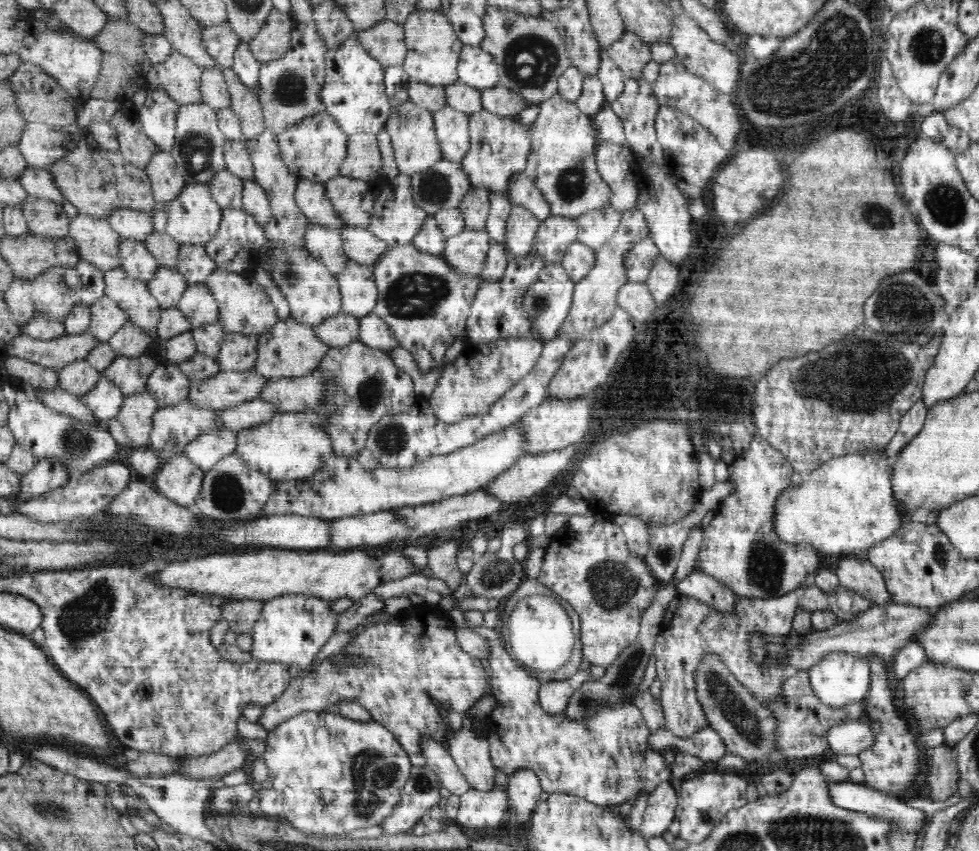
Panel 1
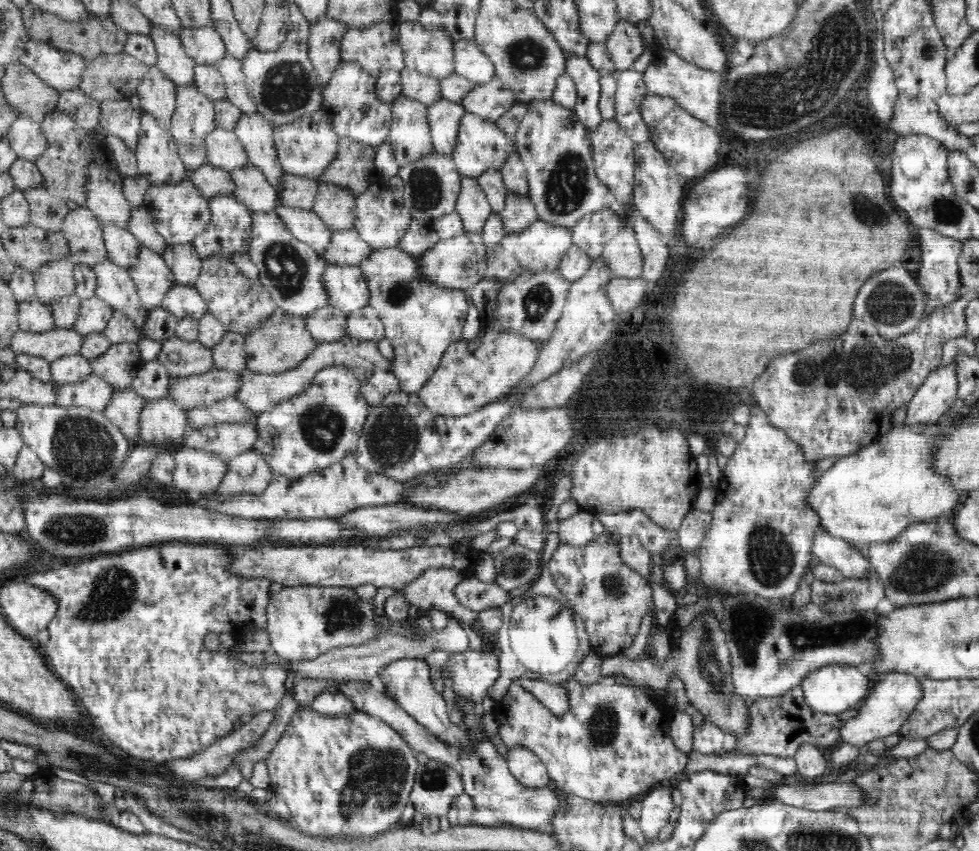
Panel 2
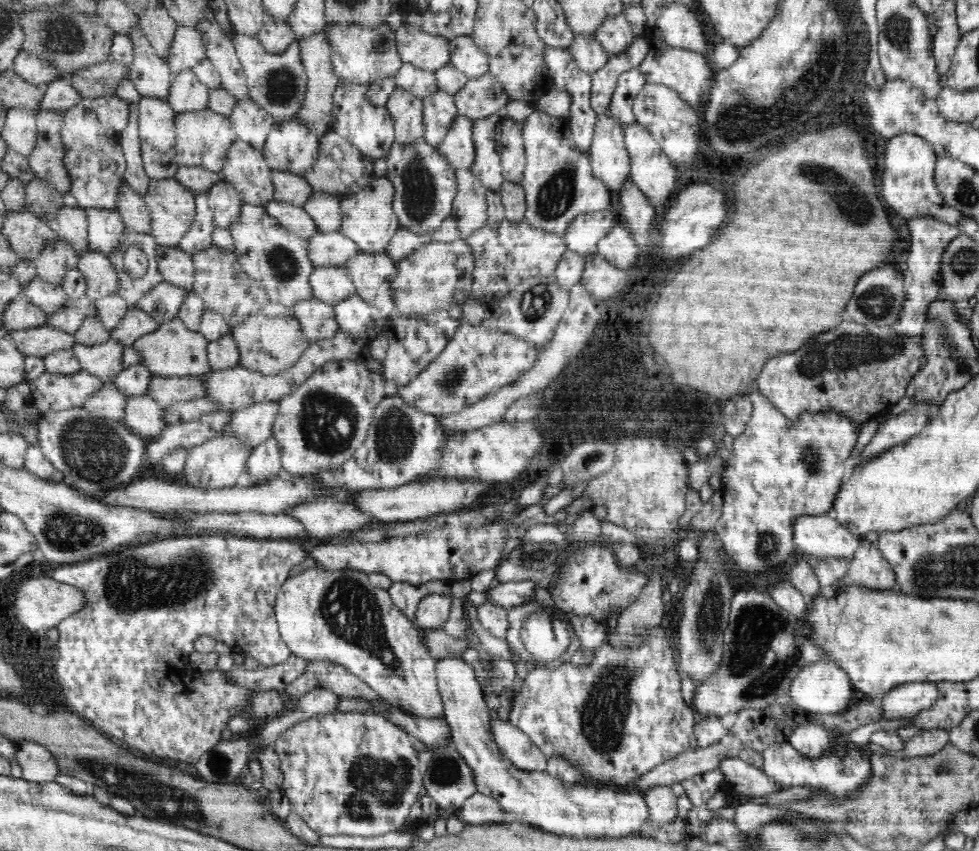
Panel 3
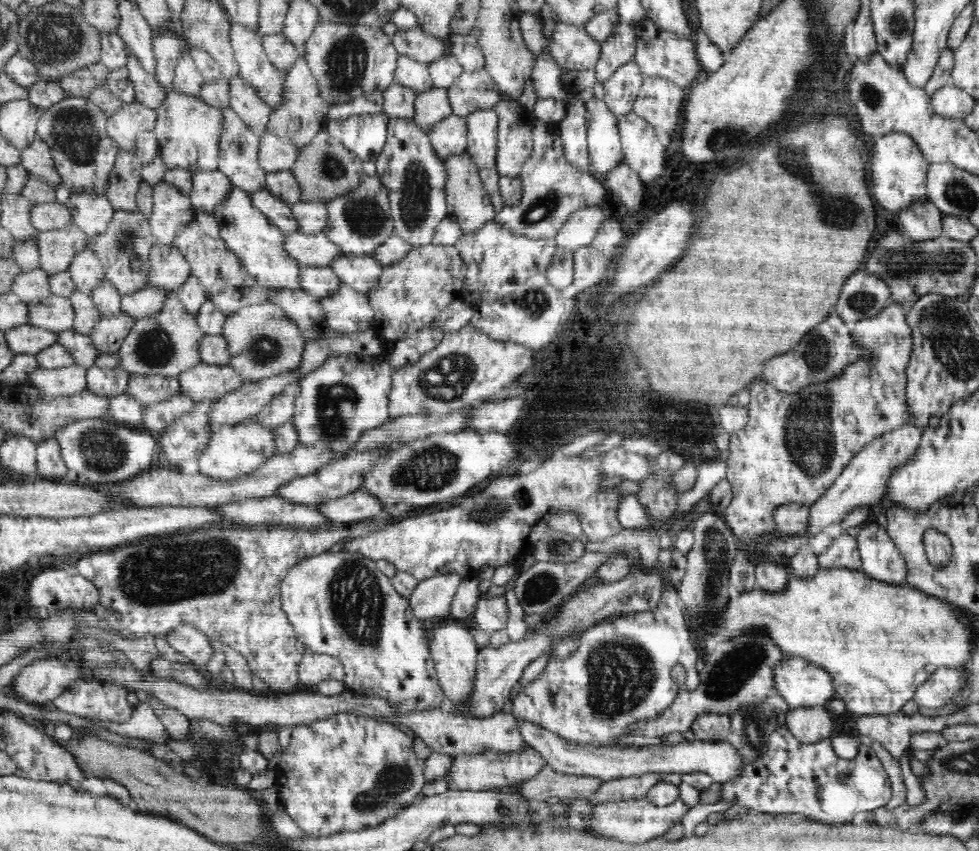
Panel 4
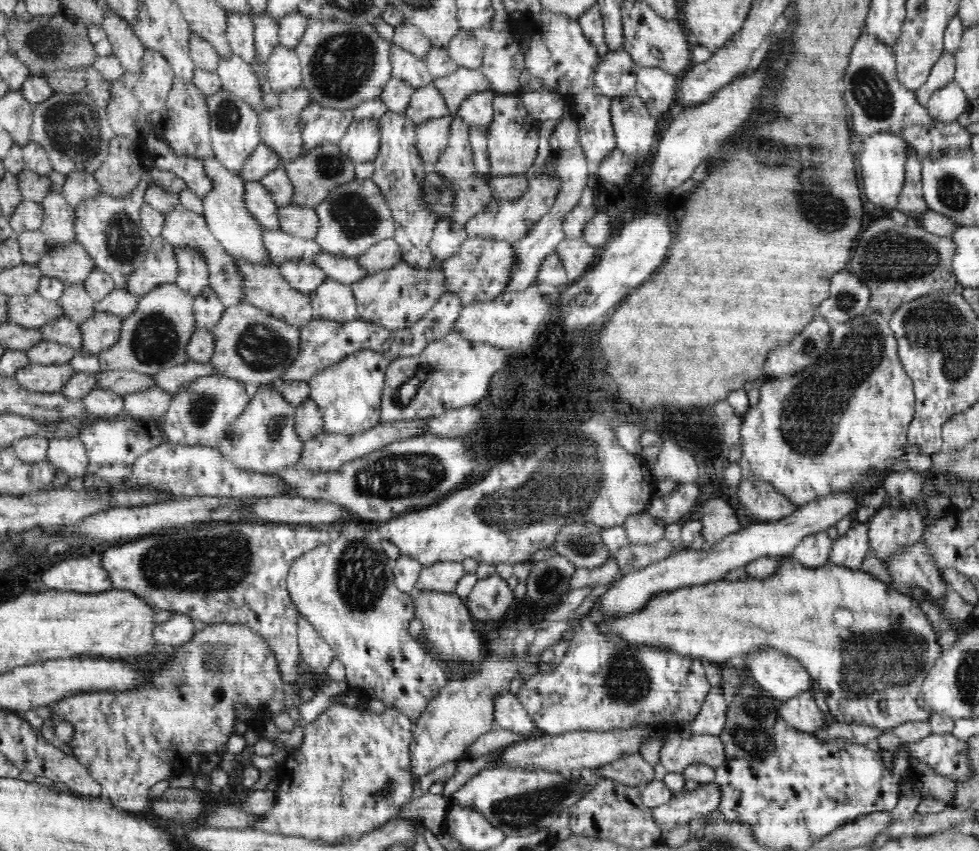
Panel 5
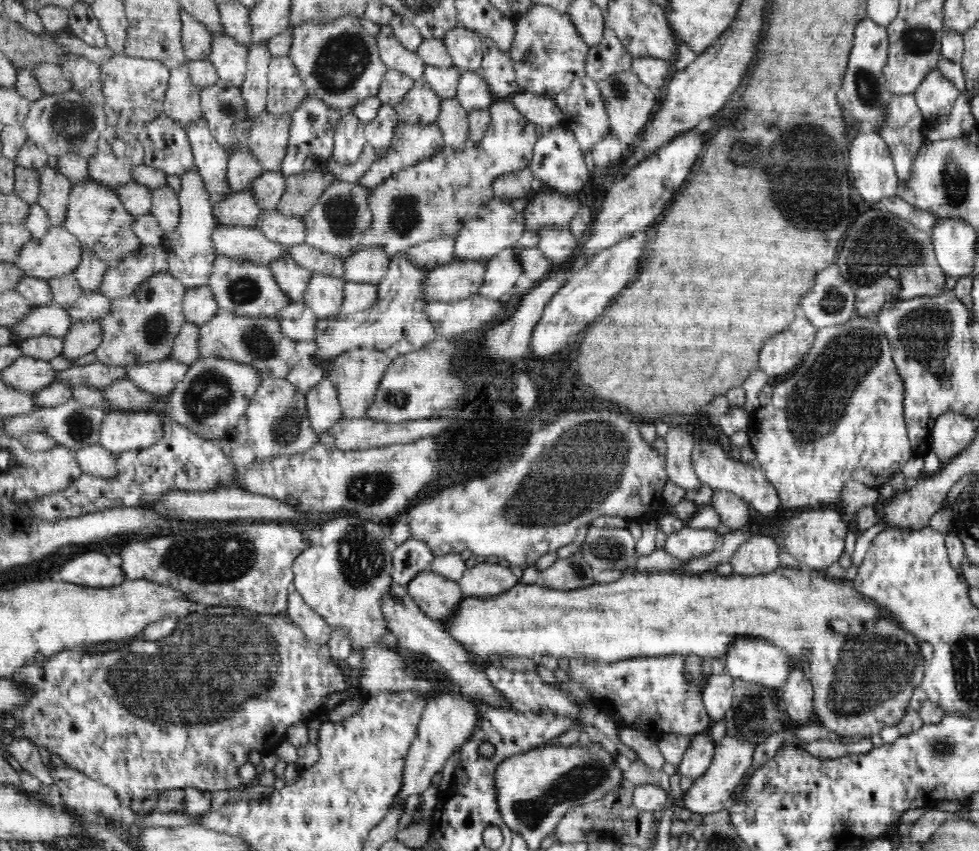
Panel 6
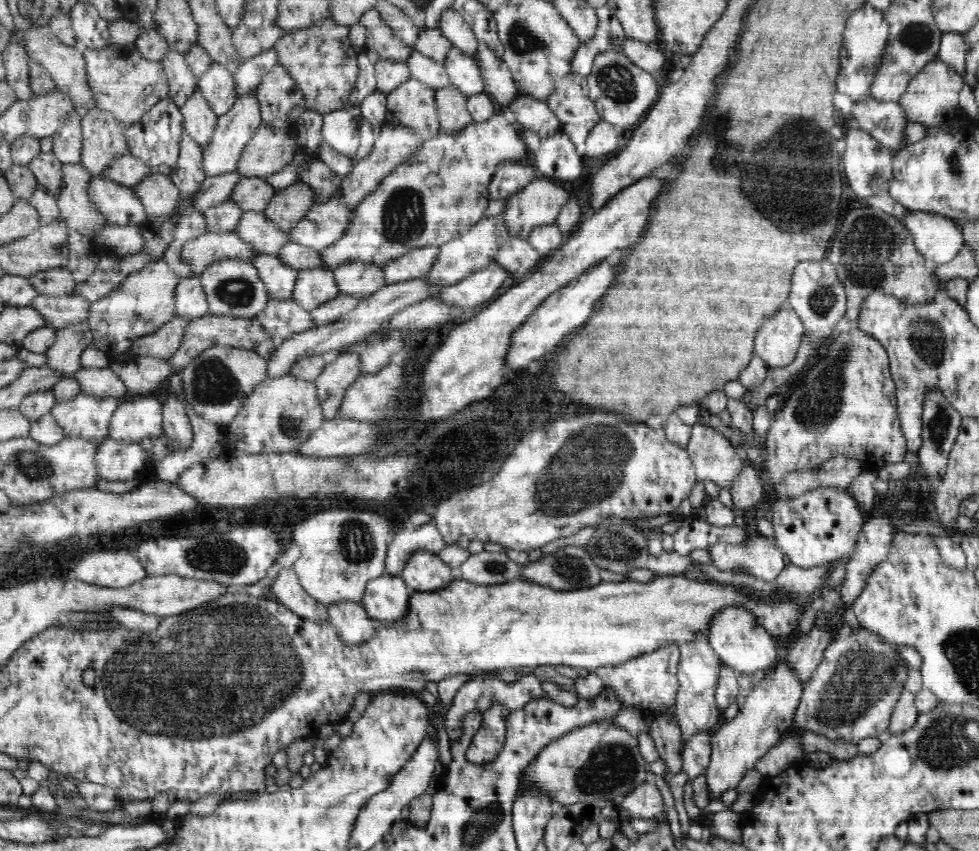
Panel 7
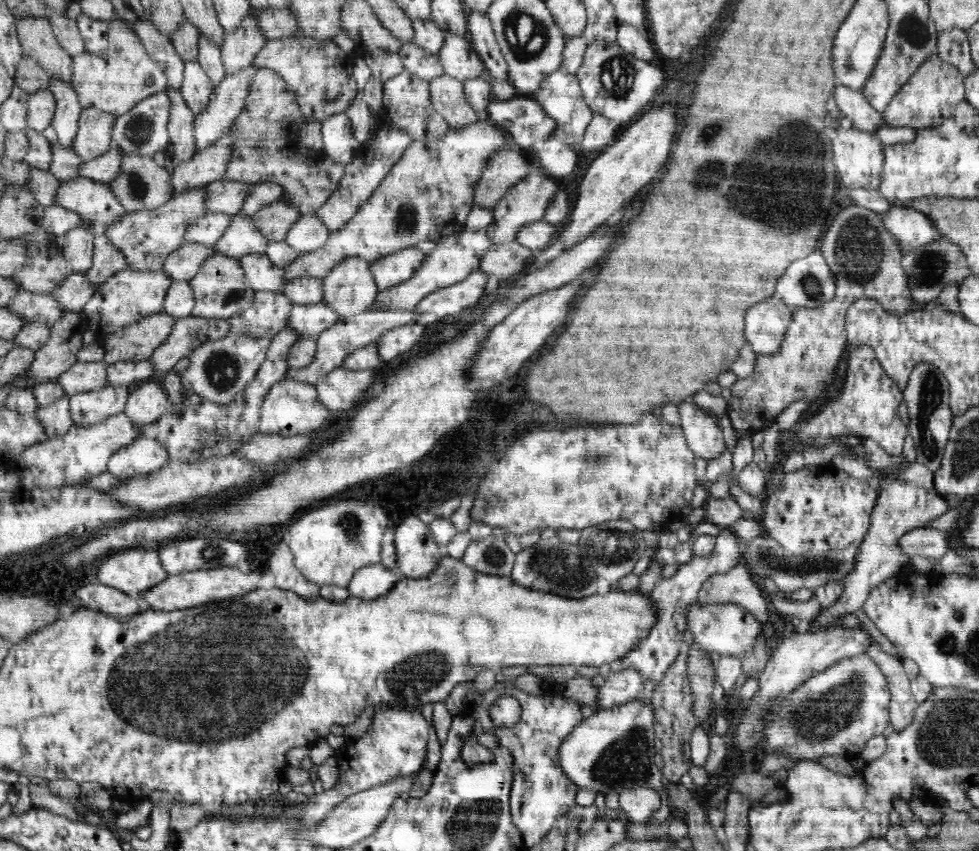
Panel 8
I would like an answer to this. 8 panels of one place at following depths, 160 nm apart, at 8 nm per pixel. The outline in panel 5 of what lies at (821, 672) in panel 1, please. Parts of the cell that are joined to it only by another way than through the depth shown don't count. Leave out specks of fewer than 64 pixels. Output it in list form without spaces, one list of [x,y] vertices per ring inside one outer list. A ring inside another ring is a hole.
[[[756,650],[739,660],[752,673],[754,684],[778,702],[794,698],[800,692],[812,692],[815,687],[802,662],[779,650]]]

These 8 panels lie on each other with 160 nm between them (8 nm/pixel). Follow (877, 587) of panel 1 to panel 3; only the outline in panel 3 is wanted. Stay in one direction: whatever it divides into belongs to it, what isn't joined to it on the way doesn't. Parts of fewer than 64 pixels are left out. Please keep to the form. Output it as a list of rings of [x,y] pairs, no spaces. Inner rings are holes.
[[[828,514],[818,517],[805,515],[792,524],[796,550],[819,560],[843,558],[849,562],[861,544],[862,538],[846,531]]]

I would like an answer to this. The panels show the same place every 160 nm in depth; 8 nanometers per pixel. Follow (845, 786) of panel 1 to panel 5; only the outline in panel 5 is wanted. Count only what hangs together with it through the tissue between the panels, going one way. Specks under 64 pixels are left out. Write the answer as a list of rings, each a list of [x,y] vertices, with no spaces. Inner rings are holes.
[[[509,690],[494,696],[494,720],[504,730],[510,730],[522,737],[528,737],[537,729],[517,695]],[[675,730],[658,742],[659,762],[668,772],[683,774],[688,764],[701,762],[714,769],[724,762],[725,746],[718,736],[695,735],[682,739]]]

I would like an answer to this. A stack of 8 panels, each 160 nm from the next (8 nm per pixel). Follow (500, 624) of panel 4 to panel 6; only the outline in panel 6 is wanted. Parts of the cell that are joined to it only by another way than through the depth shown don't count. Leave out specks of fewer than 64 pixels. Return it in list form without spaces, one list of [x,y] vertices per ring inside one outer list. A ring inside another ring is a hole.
[[[485,561],[474,564],[470,570],[466,568],[457,582],[464,597],[492,599],[511,590],[518,584],[517,581],[509,564]]]

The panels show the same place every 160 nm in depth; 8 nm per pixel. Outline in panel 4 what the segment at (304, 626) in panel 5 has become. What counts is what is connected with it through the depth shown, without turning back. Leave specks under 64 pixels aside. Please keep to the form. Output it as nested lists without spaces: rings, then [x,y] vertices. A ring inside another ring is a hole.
[[[305,646],[298,667],[298,678],[302,686],[314,686],[322,680],[344,682],[344,667],[338,658],[328,654],[312,652]]]

